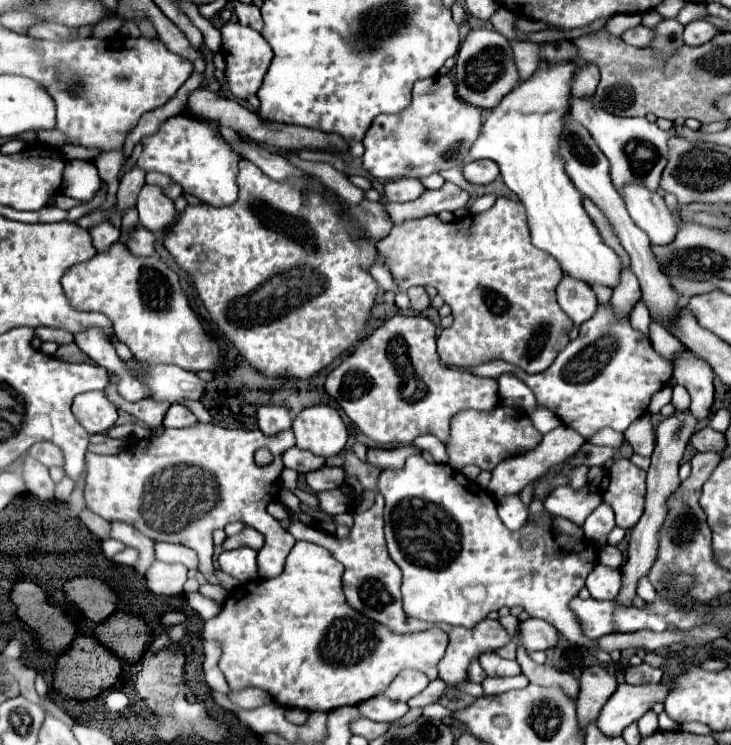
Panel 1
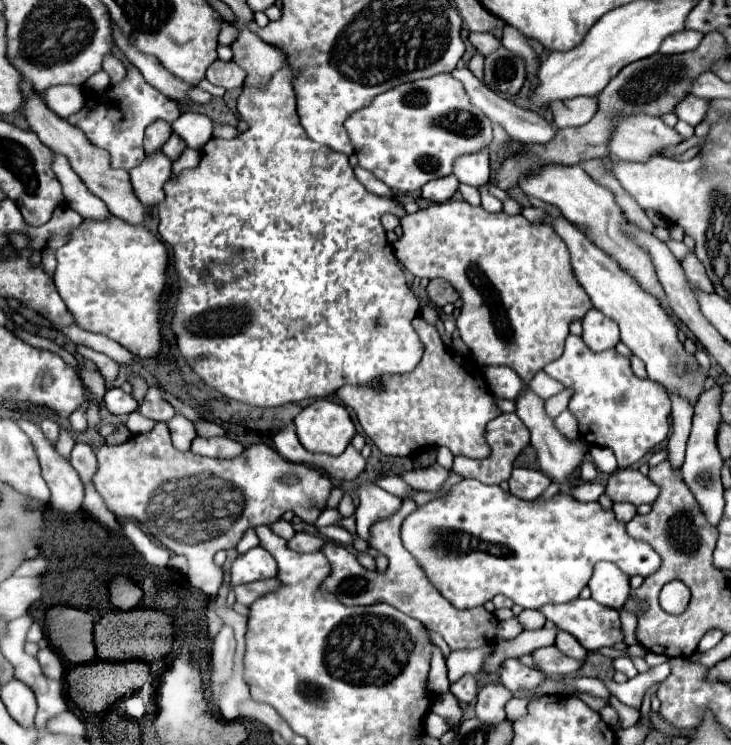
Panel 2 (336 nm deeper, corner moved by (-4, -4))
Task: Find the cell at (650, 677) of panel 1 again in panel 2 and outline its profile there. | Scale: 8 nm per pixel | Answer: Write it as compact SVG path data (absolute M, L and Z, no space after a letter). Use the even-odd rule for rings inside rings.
M615 658L613 666L615 666L615 670L623 672L627 678L635 678L637 676L637 668L635 668L631 658Z

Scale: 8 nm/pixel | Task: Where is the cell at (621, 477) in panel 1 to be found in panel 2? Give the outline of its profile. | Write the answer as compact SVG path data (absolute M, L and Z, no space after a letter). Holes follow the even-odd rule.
M625 468L609 476L605 494L611 498L611 502L629 502L633 506L641 506L655 502L659 496L659 488L651 478L643 476L639 470Z

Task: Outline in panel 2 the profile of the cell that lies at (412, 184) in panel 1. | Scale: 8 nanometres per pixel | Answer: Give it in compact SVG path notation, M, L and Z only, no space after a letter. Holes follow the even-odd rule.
M451 174L439 180L431 180L421 188L421 198L429 202L447 202L455 192L457 192L459 180Z

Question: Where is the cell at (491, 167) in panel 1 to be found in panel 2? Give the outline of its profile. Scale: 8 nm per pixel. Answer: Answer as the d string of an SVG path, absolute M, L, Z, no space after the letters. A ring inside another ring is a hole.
M477 152L471 156L463 156L455 162L453 174L457 176L459 182L469 184L469 186L483 186L489 182L491 166L489 166L489 154L487 152Z

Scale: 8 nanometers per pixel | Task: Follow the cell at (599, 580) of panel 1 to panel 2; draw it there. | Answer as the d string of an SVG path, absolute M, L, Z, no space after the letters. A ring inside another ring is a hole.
M597 562L589 580L589 590L595 602L621 610L631 594L629 576L615 568L611 562Z

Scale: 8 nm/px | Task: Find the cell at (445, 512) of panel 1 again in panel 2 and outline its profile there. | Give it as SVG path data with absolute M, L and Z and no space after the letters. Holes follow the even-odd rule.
M473 478L461 480L449 490L449 494L417 506L415 512L403 520L401 540L419 562L429 582L439 588L439 594L457 610L483 606L497 594L531 610L541 610L545 604L575 600L587 586L593 566L599 560L613 562L627 576L649 576L659 568L659 554L649 544L631 540L625 532L625 524L617 522L613 510L603 510L599 502L579 502L577 498L563 494L555 494L547 502L527 502L503 492L499 486L487 486Z

